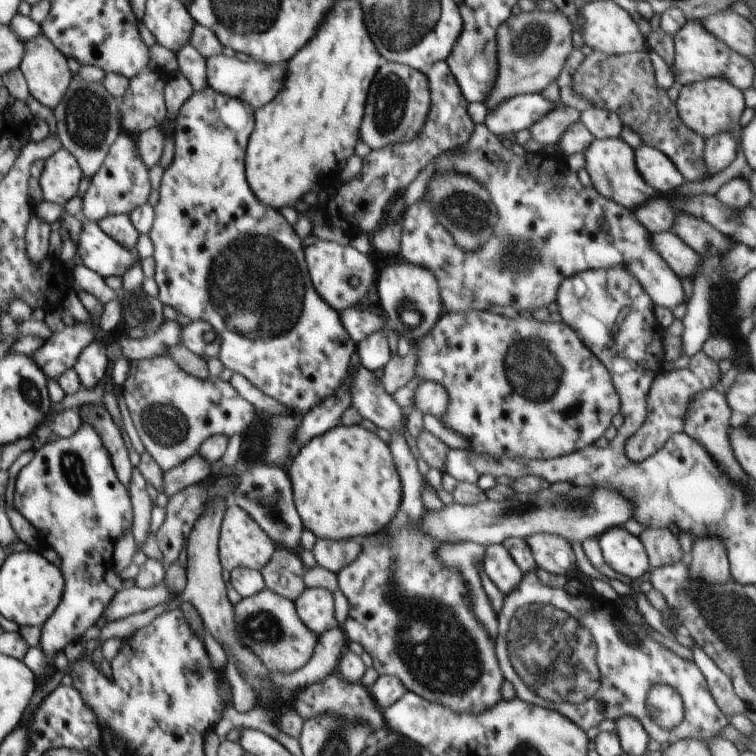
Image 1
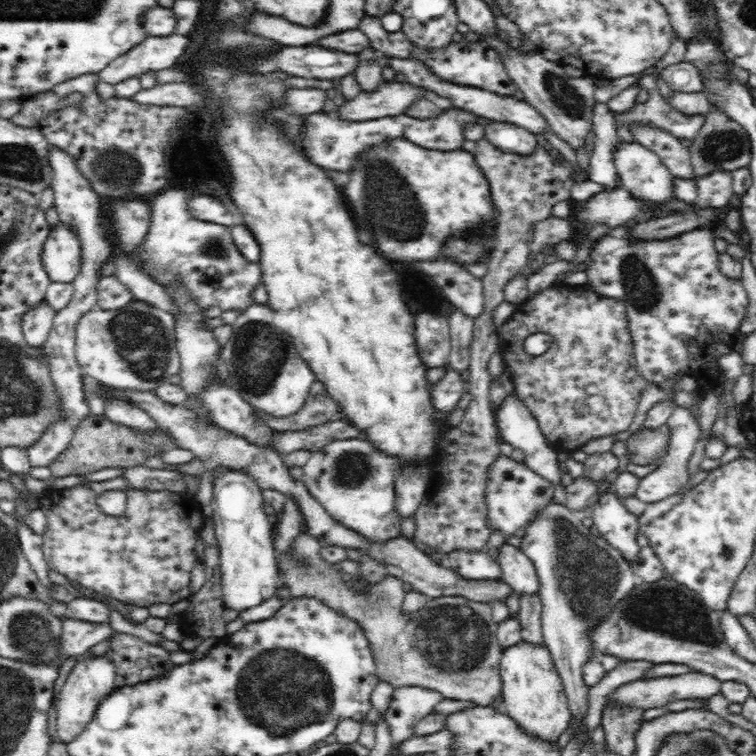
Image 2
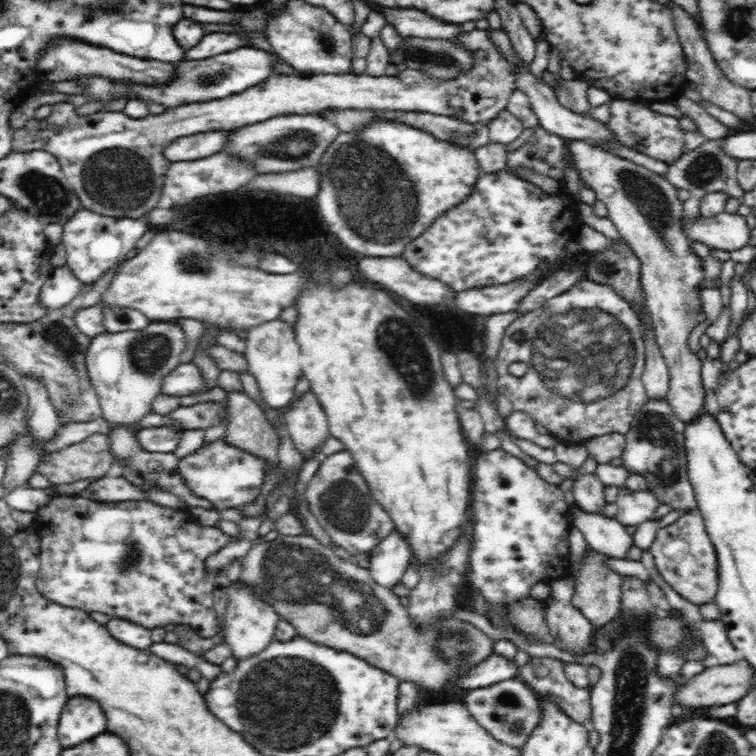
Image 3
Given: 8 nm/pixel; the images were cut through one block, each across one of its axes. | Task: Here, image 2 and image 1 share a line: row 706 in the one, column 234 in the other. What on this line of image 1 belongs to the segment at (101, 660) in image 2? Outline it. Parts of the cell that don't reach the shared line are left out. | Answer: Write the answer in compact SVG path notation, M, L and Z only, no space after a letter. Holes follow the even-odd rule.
M223 53L207 58L207 84L216 92L239 98L255 109L267 105L282 90L288 63L264 64L250 59L247 62Z

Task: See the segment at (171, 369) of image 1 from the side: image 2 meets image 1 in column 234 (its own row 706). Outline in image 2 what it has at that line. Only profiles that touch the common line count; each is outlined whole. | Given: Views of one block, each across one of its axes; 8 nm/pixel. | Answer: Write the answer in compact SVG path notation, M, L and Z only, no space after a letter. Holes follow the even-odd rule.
M399 687L394 690L393 698L384 714L384 721L390 727L394 743L400 744L412 737L414 727L426 715L432 713L434 706L444 698L438 691L425 687Z

